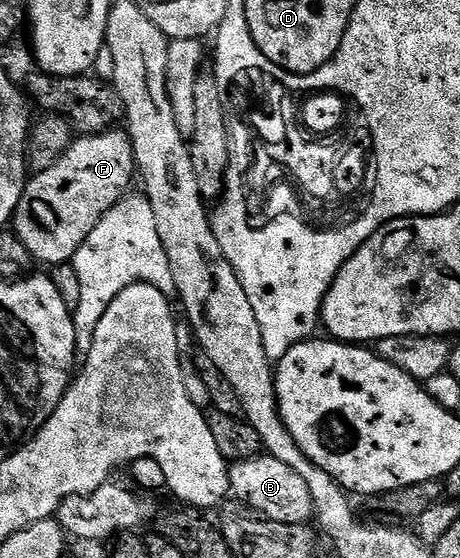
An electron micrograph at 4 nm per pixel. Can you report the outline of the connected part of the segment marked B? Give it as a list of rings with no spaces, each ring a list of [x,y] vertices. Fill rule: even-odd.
[[[264,454],[253,460],[235,462],[230,465],[229,471],[234,499],[246,504],[248,508],[270,520],[286,524],[305,524],[312,519],[313,503],[309,486],[305,484],[301,474],[293,471],[276,456]]]

